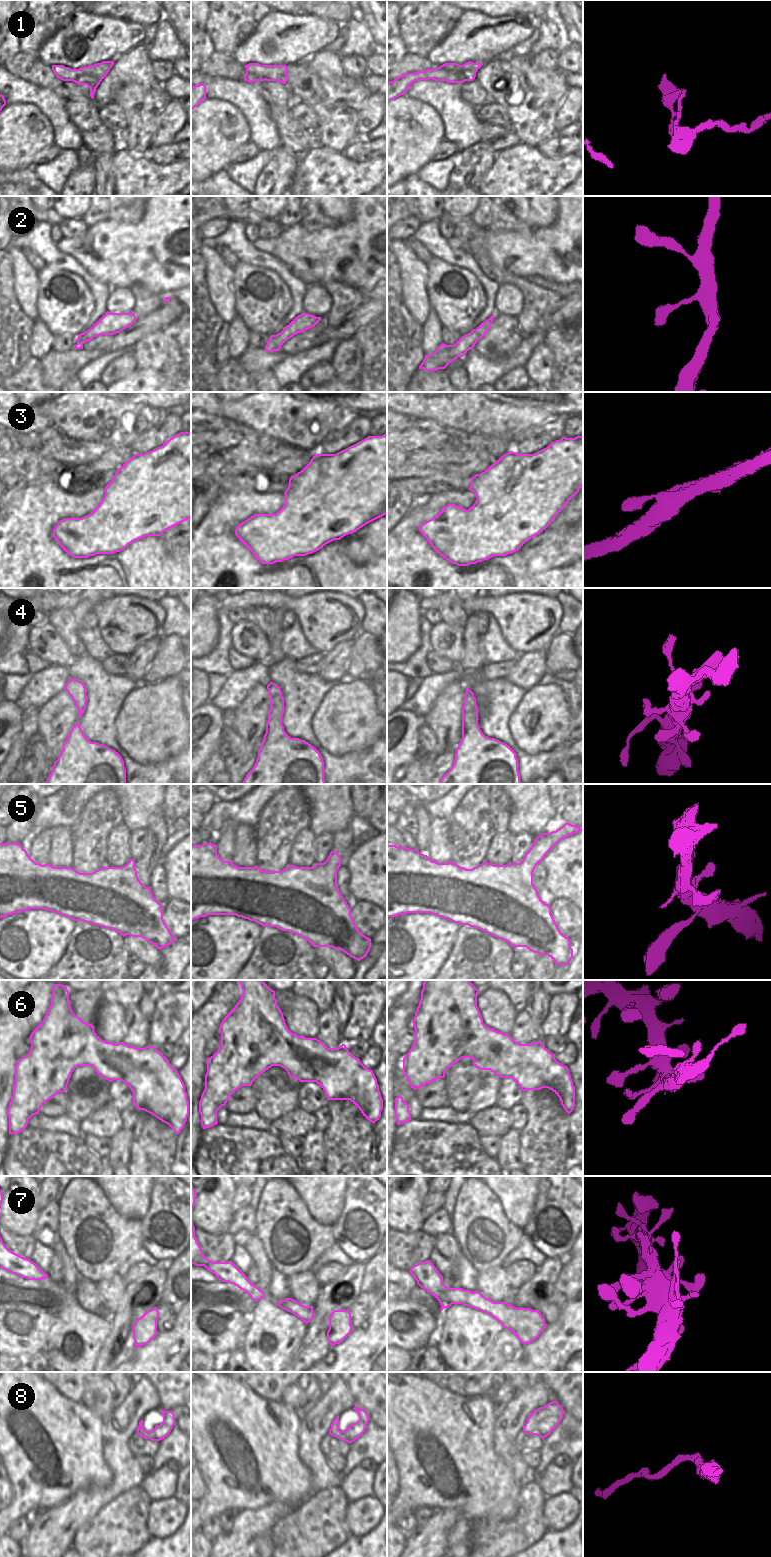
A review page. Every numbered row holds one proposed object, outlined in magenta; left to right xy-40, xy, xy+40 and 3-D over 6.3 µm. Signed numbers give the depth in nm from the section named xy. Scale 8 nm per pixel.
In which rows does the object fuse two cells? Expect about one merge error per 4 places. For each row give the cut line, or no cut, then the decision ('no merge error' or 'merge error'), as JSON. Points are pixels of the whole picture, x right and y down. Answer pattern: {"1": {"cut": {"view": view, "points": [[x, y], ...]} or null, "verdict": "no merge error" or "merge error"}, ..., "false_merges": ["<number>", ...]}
{"1": {"cut": null, "verdict": "no merge error"}, "2": {"cut": null, "verdict": "no merge error"}, "3": {"cut": null, "verdict": "no merge error"}, "4": {"cut": null, "verdict": "no merge error"}, "5": {"cut": null, "verdict": "no merge error"}, "6": {"cut": null, "verdict": "no merge error"}, "7": {"cut": null, "verdict": "no merge error"}, "8": {"cut": null, "verdict": "no merge error"}, "false_merges": []}

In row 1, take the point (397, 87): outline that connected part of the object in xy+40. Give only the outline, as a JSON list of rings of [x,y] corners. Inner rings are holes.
[[[471,61],[463,65],[459,65],[457,63],[445,63],[437,69],[405,73],[387,83],[387,101],[391,101],[401,95],[404,95],[406,90],[415,81],[419,80],[427,81],[429,79],[433,79],[435,81],[447,81],[449,83],[473,81],[476,77],[476,72],[482,65],[483,63],[473,63]]]

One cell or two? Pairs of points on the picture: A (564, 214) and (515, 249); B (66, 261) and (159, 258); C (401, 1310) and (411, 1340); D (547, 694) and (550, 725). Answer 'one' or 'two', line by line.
A: one
B: two
C: one
D: one

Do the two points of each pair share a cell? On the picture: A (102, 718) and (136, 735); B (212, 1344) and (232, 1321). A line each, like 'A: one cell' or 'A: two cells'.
A: two cells
B: one cell

